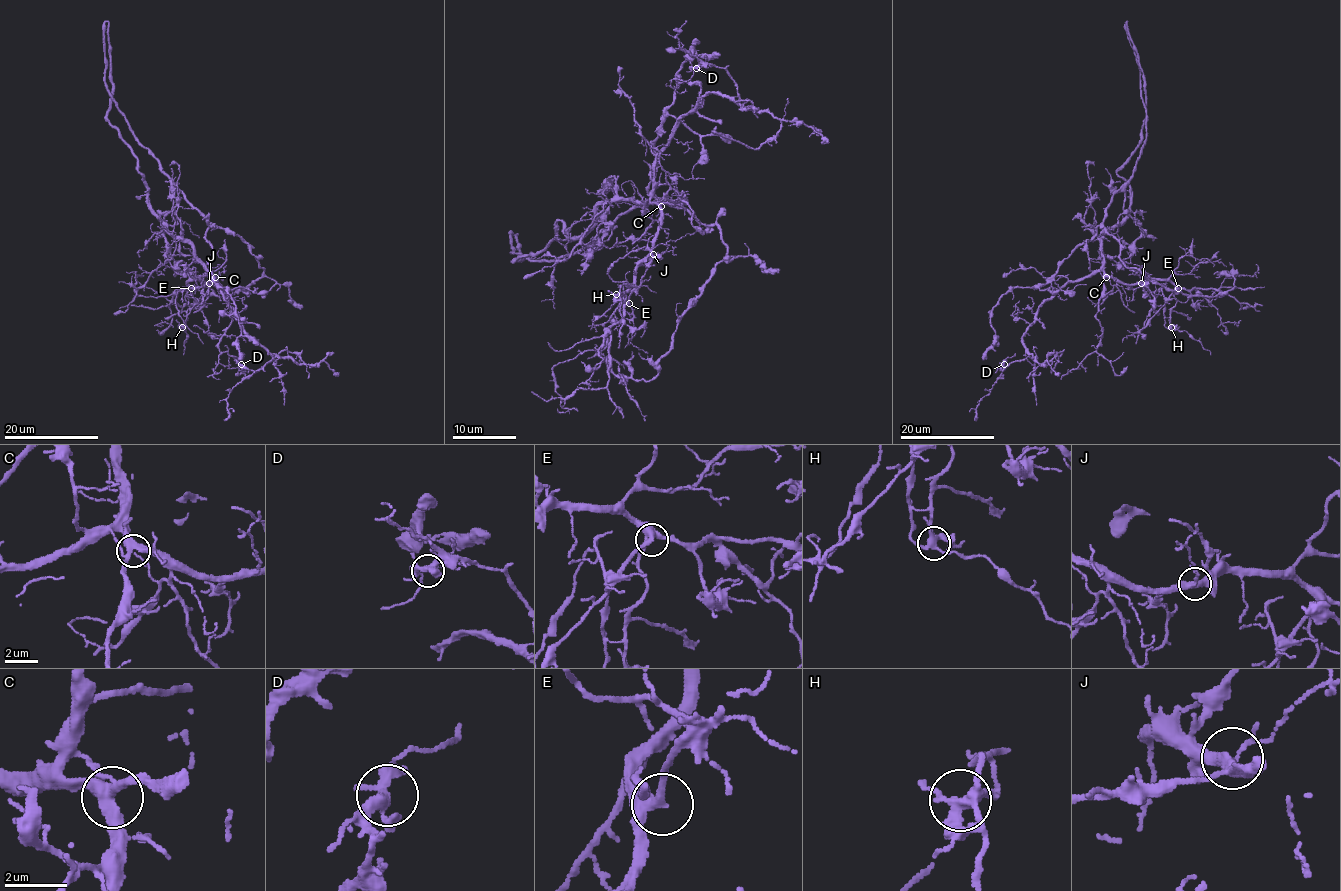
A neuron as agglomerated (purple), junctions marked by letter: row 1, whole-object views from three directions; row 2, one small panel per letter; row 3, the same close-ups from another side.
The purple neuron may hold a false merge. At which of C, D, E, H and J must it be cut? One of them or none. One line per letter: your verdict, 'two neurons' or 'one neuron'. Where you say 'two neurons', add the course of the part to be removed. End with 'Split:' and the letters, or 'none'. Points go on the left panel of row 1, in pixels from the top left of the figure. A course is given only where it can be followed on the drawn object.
C: one neuron
D: one neuron
E: one neuron
H: one neuron
J: one neuron
Split: none

